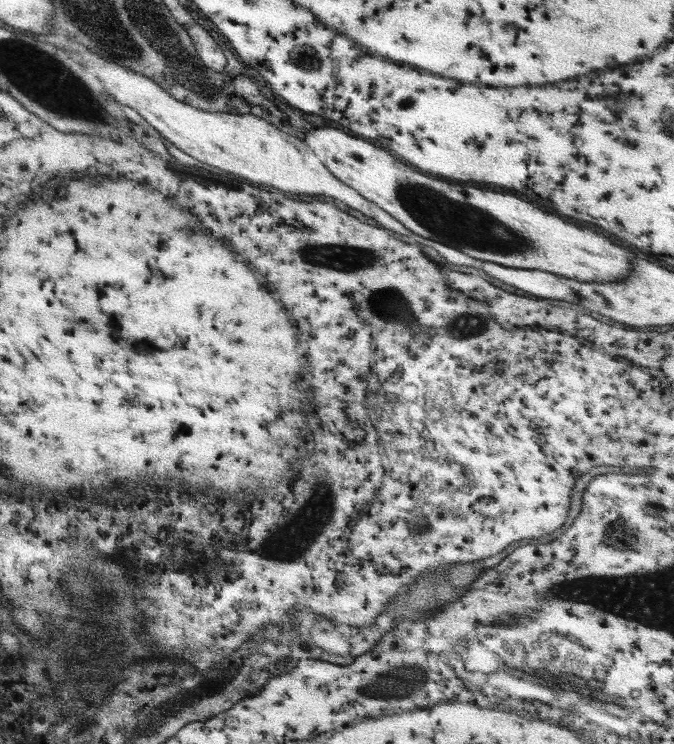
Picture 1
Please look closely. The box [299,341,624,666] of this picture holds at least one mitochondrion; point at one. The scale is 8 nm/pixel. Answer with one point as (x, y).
(516, 618)

